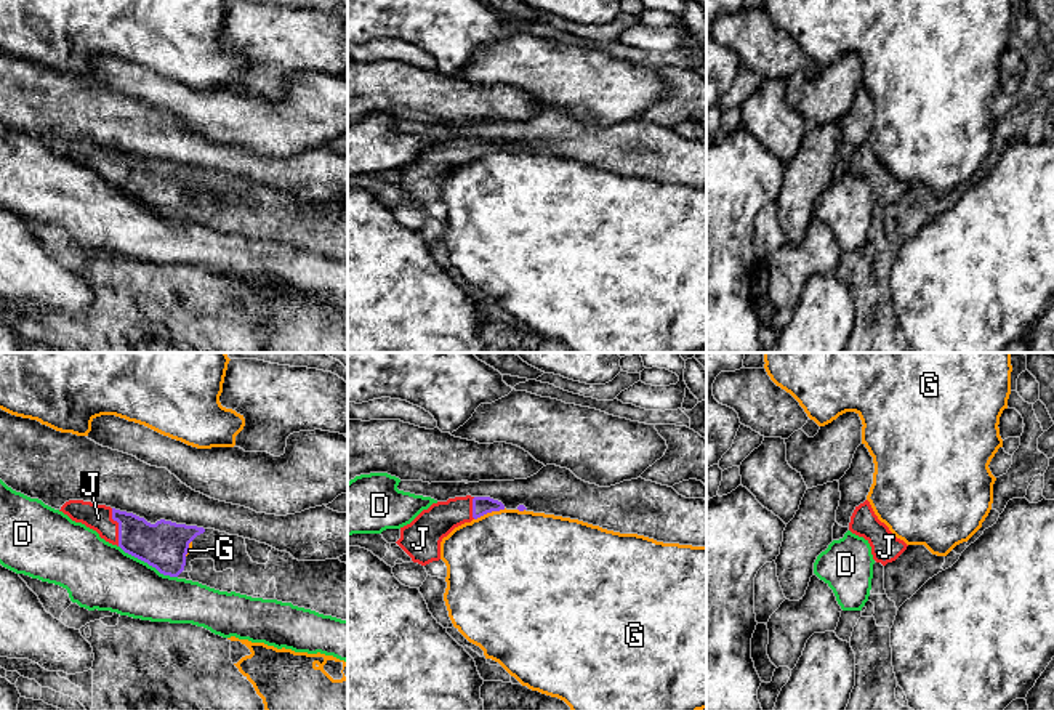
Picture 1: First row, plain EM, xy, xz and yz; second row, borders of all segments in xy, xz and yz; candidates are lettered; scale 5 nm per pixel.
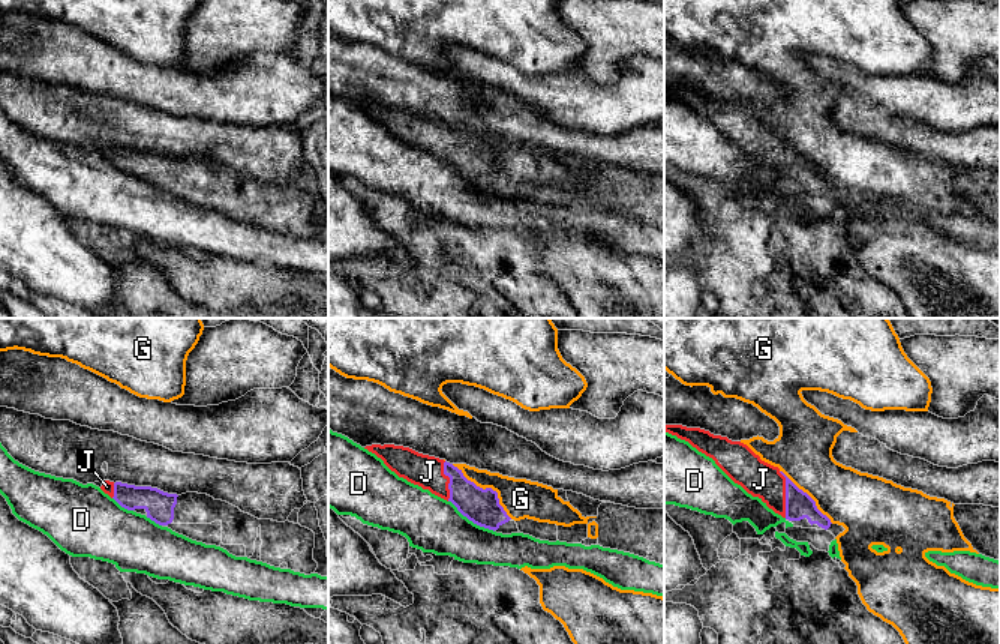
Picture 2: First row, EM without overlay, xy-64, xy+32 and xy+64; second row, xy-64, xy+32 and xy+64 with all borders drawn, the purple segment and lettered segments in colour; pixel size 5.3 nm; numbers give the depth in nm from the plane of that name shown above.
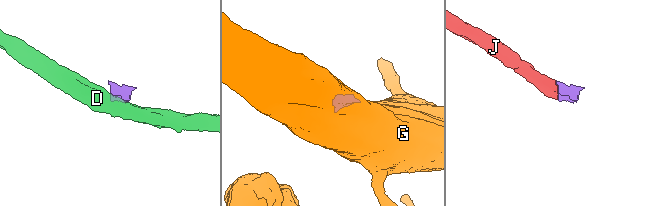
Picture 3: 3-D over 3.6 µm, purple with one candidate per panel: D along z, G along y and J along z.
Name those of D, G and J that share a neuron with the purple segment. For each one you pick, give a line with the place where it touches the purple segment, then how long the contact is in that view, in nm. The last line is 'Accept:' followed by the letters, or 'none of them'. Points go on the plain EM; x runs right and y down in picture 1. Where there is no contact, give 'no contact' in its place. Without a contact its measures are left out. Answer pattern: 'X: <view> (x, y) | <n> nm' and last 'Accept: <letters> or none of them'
J: xy (119, 169) | 200 nm
Accept: J

